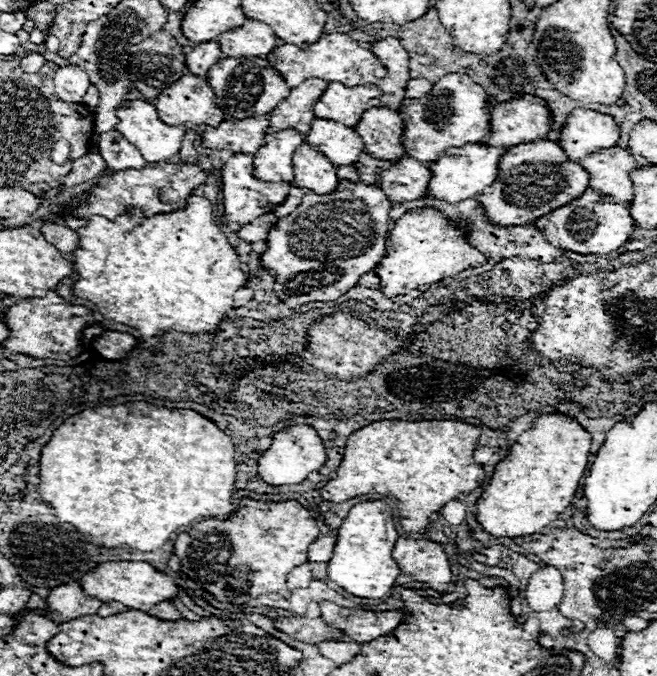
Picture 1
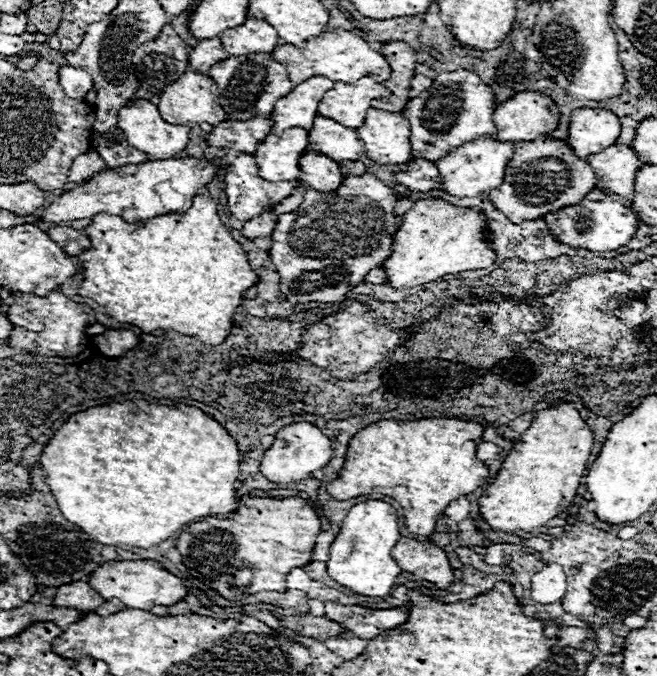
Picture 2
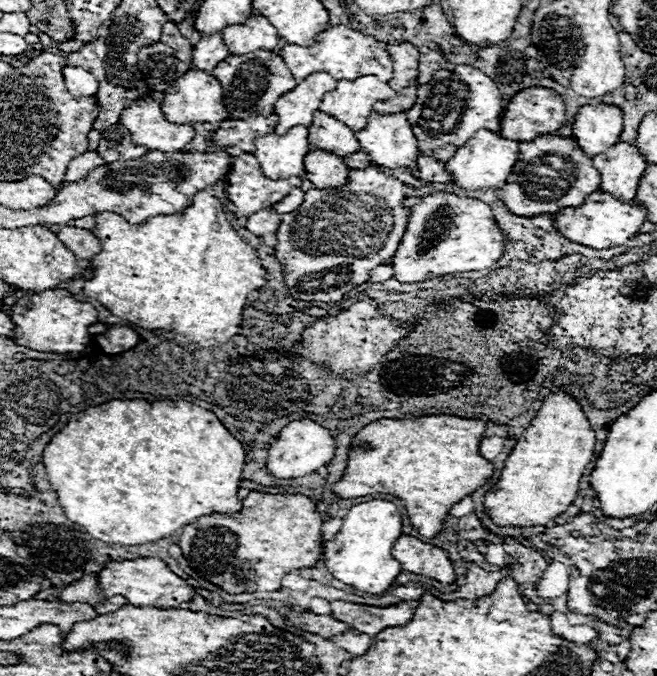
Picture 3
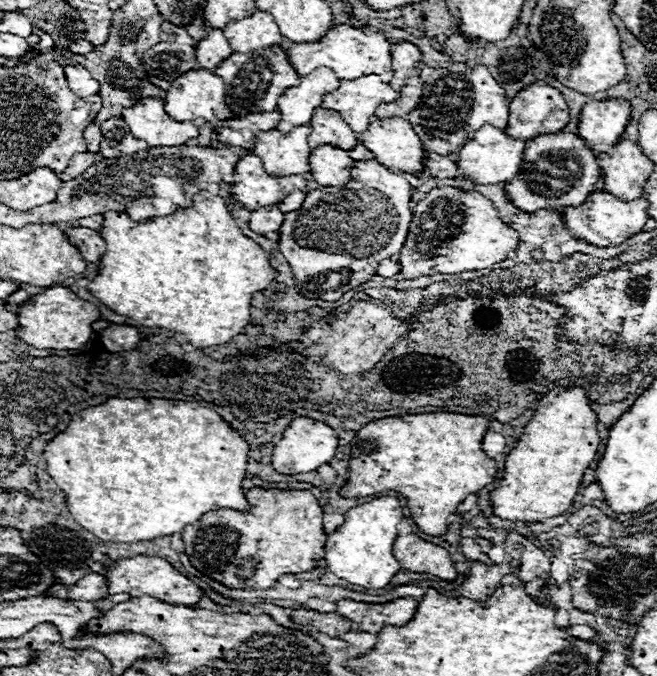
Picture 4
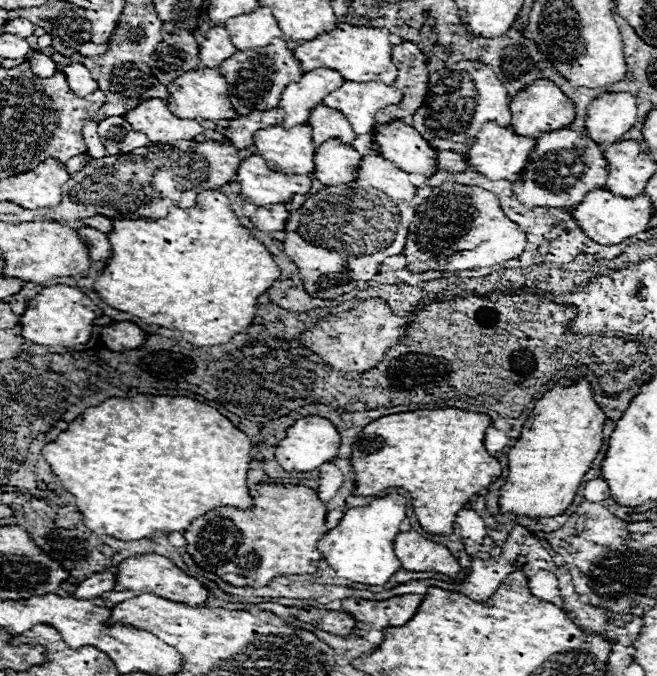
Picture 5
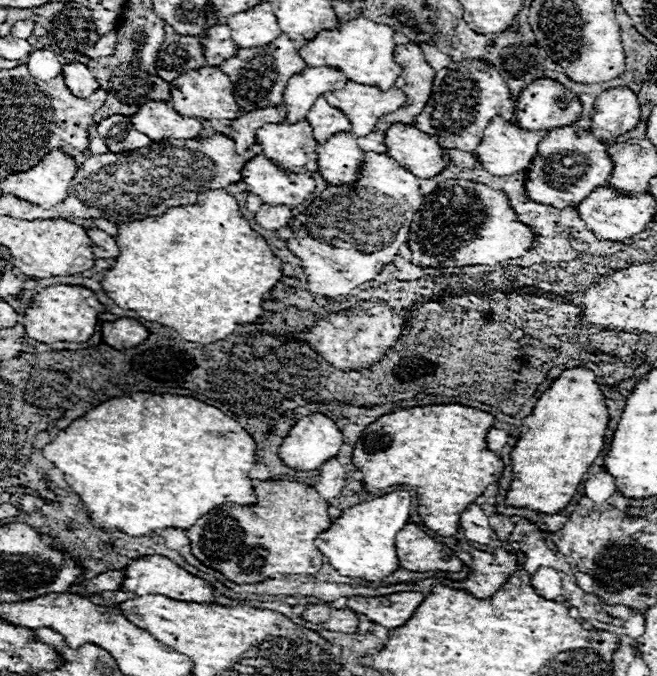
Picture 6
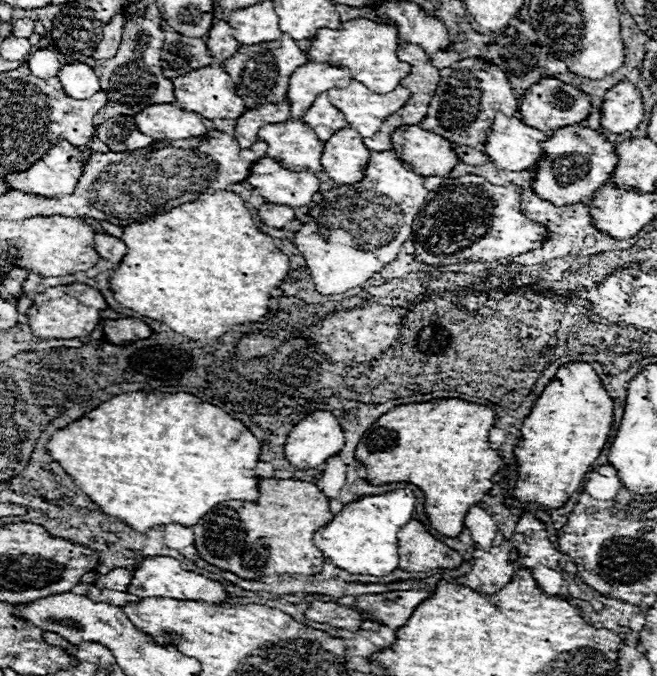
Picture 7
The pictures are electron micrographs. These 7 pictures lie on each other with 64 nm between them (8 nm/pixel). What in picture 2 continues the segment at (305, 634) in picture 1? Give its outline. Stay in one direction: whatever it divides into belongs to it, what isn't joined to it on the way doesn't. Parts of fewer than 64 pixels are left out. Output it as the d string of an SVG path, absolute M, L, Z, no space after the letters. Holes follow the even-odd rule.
M296 614L296 616L286 616L280 620L280 624L284 628L290 628L302 636L308 636L308 638L316 638L316 640L326 640L326 638L332 638L332 636L340 636L344 634L346 630L328 620L326 616L310 616L310 614Z

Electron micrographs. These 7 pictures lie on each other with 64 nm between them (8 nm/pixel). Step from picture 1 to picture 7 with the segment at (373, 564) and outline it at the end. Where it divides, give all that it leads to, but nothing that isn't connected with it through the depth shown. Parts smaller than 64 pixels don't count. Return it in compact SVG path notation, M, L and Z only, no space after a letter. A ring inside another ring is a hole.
M408 488L390 490L378 496L362 496L346 504L324 528L314 532L314 544L338 568L350 574L384 576L398 568L398 530L412 518L416 494Z

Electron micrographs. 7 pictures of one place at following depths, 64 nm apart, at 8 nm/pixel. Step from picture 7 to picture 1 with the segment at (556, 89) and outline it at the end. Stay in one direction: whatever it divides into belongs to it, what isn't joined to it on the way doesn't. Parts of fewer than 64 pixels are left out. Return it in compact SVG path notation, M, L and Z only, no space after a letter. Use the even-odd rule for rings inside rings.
M518 96L508 104L496 104L490 112L490 146L518 146L544 138L552 130L552 112L538 96Z

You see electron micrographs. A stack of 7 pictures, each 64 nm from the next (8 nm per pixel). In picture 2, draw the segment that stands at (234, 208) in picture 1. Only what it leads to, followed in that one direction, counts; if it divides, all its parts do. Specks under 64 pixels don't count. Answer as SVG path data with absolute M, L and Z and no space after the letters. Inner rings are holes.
M238 154L238 158L228 166L226 170L226 196L228 196L228 208L232 212L234 218L246 222L258 214L262 214L264 210L270 210L270 206L278 204L280 200L284 200L286 196L290 196L290 192L300 186L298 180L284 180L284 182L268 182L264 178L260 178L258 174L258 166L252 154Z

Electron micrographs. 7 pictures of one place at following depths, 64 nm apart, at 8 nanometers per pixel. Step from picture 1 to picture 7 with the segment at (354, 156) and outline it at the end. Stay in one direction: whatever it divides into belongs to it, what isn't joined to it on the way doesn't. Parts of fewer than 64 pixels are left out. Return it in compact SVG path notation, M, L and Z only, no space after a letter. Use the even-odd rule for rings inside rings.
M320 94L320 96L314 100L312 108L308 108L308 112L302 116L302 122L306 122L306 124L312 128L312 132L314 132L320 140L324 140L324 142L326 142L336 130L348 126L348 122L344 120L344 116L342 116L336 108L332 108L328 94Z

